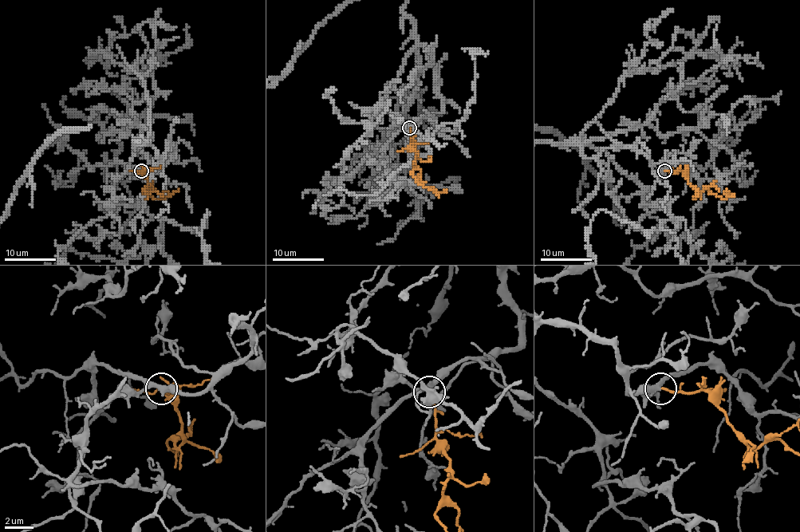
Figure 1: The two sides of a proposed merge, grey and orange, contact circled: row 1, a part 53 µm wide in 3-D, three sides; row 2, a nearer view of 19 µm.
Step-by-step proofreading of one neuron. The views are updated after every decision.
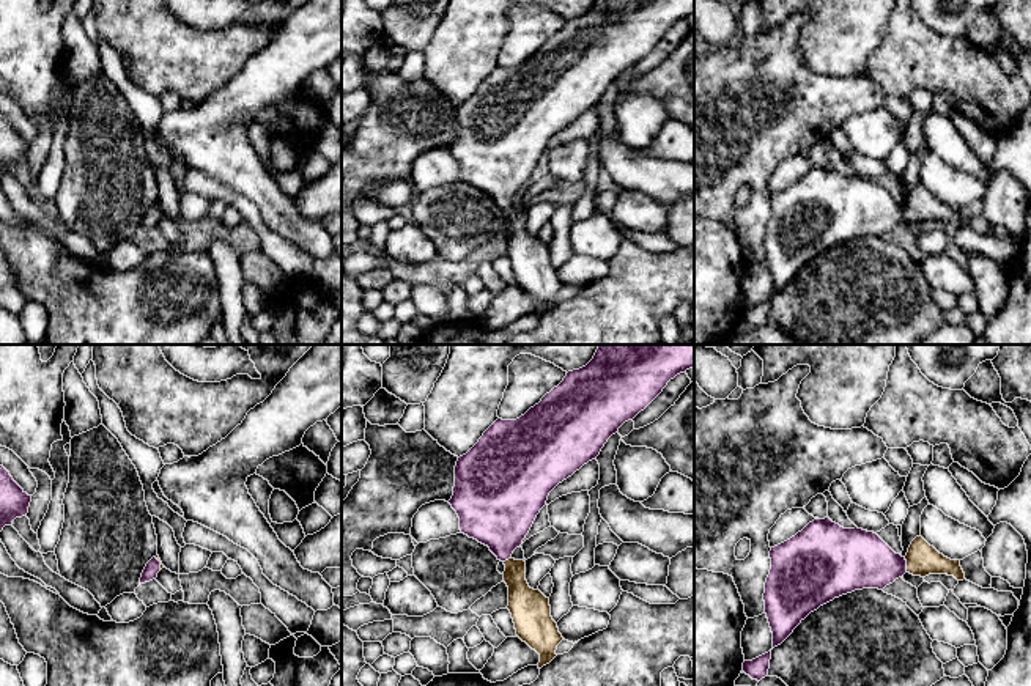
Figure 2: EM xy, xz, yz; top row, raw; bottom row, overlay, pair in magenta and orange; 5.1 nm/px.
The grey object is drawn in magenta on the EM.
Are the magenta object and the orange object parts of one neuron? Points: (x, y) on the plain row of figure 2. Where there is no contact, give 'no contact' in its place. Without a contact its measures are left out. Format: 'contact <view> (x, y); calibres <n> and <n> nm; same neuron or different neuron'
contact yz (905, 213); calibres 300 and 160 nm; same neuron

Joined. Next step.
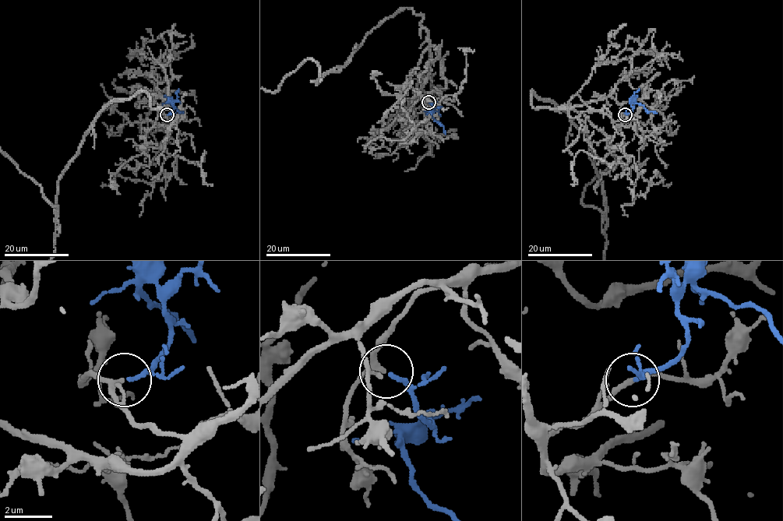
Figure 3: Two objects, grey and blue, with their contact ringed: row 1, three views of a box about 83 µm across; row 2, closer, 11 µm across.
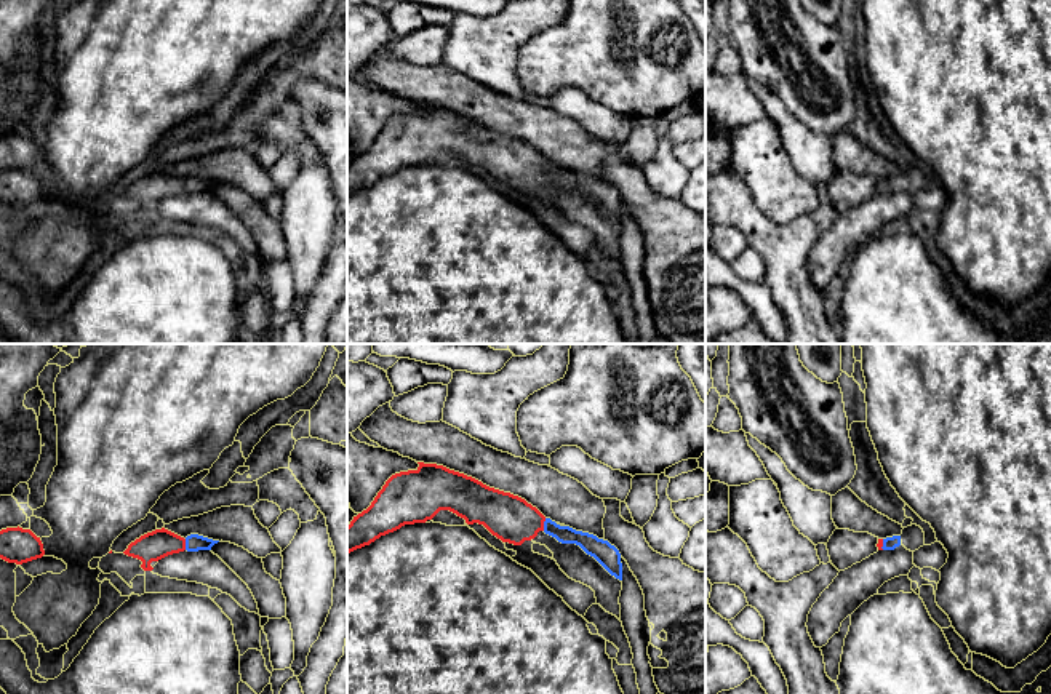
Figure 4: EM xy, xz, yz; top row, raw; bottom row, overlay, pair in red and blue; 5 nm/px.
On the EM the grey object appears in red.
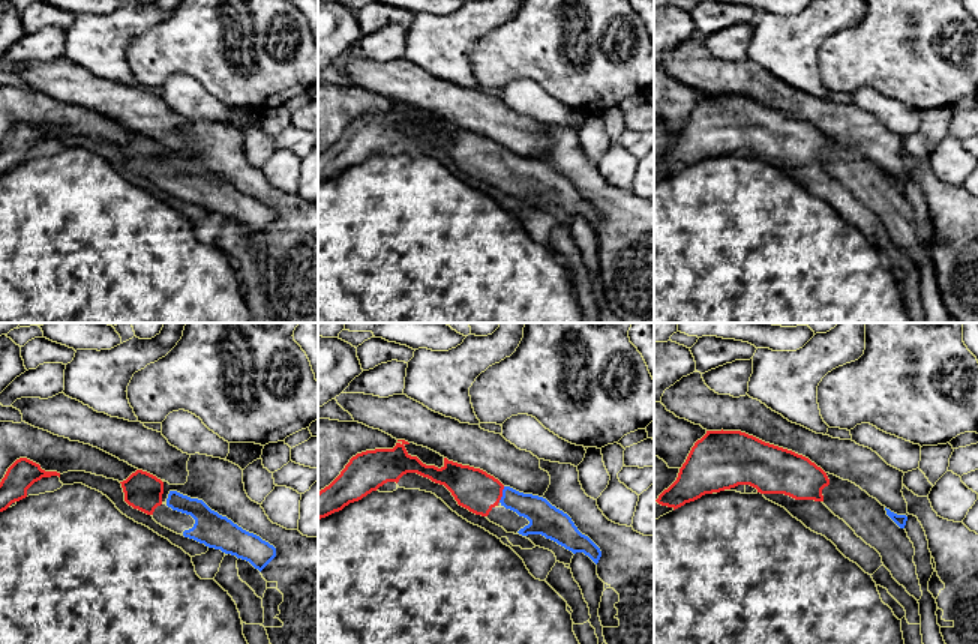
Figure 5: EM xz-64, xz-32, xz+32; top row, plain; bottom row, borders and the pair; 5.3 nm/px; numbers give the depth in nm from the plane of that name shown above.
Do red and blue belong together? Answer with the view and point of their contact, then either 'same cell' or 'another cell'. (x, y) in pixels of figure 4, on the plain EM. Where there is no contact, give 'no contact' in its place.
xz (543, 167) | same cell

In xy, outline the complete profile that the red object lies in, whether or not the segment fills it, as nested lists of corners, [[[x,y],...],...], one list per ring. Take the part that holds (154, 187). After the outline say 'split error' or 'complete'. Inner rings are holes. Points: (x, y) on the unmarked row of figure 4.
[[[162,170],[152,174],[147,174],[131,184],[128,190],[123,193],[128,198],[138,200],[142,203],[141,209],[144,213],[152,213],[152,203],[158,203],[168,197],[179,193],[198,193],[198,192],[211,192],[214,185],[219,182],[213,182],[198,176],[190,176],[186,181]]]; split error

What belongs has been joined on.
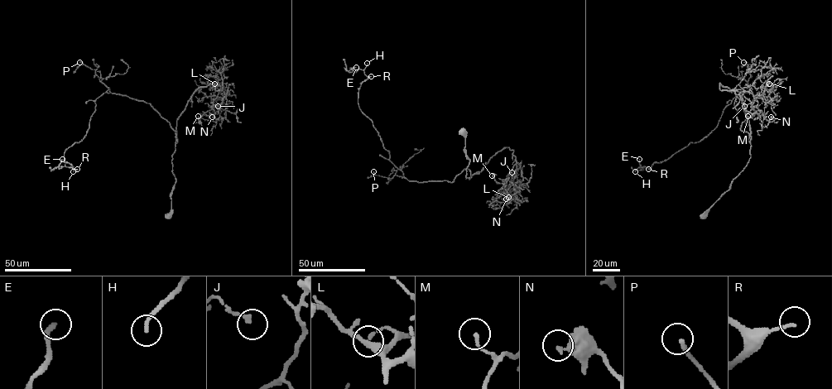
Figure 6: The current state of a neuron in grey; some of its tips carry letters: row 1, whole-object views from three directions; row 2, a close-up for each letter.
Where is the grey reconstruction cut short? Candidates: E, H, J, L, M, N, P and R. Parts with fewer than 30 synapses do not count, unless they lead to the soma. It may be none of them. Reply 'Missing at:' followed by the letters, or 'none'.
Missing at: H, P, R

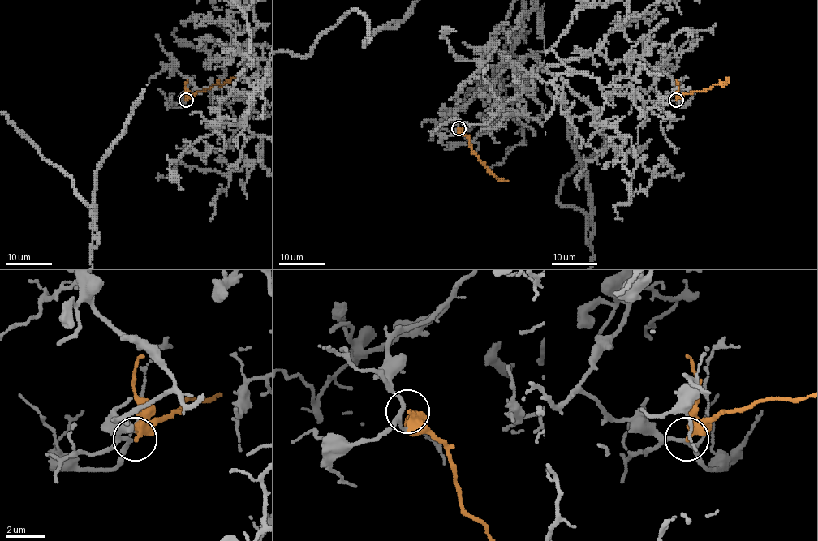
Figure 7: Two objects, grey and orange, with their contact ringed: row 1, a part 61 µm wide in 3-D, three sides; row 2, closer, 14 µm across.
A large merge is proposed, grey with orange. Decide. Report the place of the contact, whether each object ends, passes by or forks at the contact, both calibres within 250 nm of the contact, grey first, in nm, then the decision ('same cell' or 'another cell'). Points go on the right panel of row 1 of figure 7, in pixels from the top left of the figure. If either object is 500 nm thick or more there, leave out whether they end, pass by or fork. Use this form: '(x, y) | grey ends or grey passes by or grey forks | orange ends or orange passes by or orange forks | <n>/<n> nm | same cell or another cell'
(676, 100) | grey forks | orange ends | 190/320 nm | another cell

